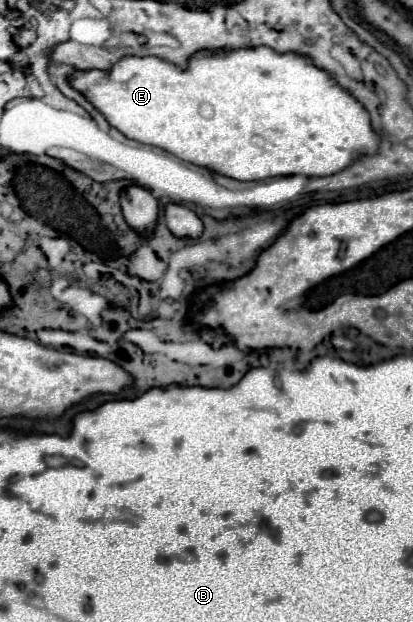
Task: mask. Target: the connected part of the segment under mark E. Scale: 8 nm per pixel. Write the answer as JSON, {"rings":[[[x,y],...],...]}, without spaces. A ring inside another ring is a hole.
{"rings":[[[265,45],[227,49],[227,51],[221,51],[221,49],[201,49],[201,51],[193,53],[187,59],[187,67],[185,69],[179,69],[177,65],[173,65],[173,63],[161,59],[161,57],[155,57],[155,55],[145,55],[145,57],[125,55],[109,71],[101,71],[101,69],[87,69],[87,71],[83,71],[83,69],[75,69],[69,75],[67,81],[69,81],[69,85],[75,91],[83,93],[83,97],[97,111],[101,111],[105,115],[109,125],[115,127],[117,131],[121,131],[127,139],[139,141],[143,145],[153,145],[153,147],[165,149],[165,151],[173,153],[175,157],[179,157],[179,159],[183,159],[187,163],[211,169],[211,171],[215,171],[219,175],[225,175],[225,177],[231,177],[231,179],[237,179],[237,181],[263,181],[263,179],[279,177],[279,175],[307,175],[307,177],[335,175],[335,173],[347,169],[357,157],[361,157],[361,155],[375,155],[377,149],[379,149],[379,143],[381,143],[381,137],[373,131],[369,111],[347,89],[343,89],[329,71],[319,69],[311,61],[311,57],[307,57],[307,55],[299,55],[299,53],[291,53],[291,51],[289,53],[277,53],[277,51],[273,51],[271,47],[265,47]],[[199,107],[213,107],[213,115],[211,117],[203,117],[199,113]]]}

